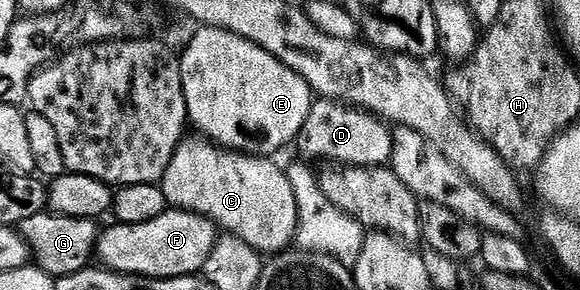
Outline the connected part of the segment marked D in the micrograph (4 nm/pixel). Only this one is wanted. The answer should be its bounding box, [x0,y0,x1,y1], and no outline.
[296,97,393,167]

